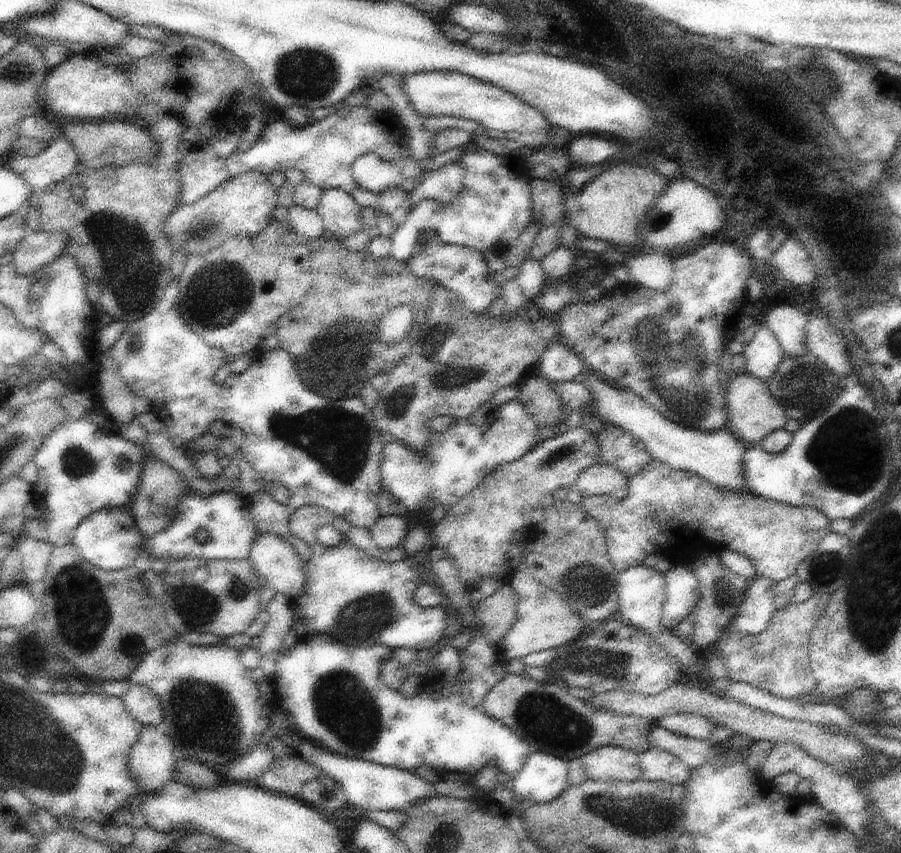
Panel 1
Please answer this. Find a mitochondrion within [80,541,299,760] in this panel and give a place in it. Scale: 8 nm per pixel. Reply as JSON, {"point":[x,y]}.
{"point":[196,710]}

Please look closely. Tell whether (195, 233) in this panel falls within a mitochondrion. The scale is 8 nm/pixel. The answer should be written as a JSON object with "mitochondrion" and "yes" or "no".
{"mitochondrion":"yes"}

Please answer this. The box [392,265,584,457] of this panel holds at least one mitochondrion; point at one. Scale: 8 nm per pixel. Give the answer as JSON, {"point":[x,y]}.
{"point":[463,376]}

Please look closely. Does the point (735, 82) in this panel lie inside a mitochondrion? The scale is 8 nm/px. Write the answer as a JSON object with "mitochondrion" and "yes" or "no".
{"mitochondrion":"no"}

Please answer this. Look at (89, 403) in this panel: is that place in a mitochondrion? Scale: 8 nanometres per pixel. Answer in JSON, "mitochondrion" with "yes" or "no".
{"mitochondrion":"no"}

